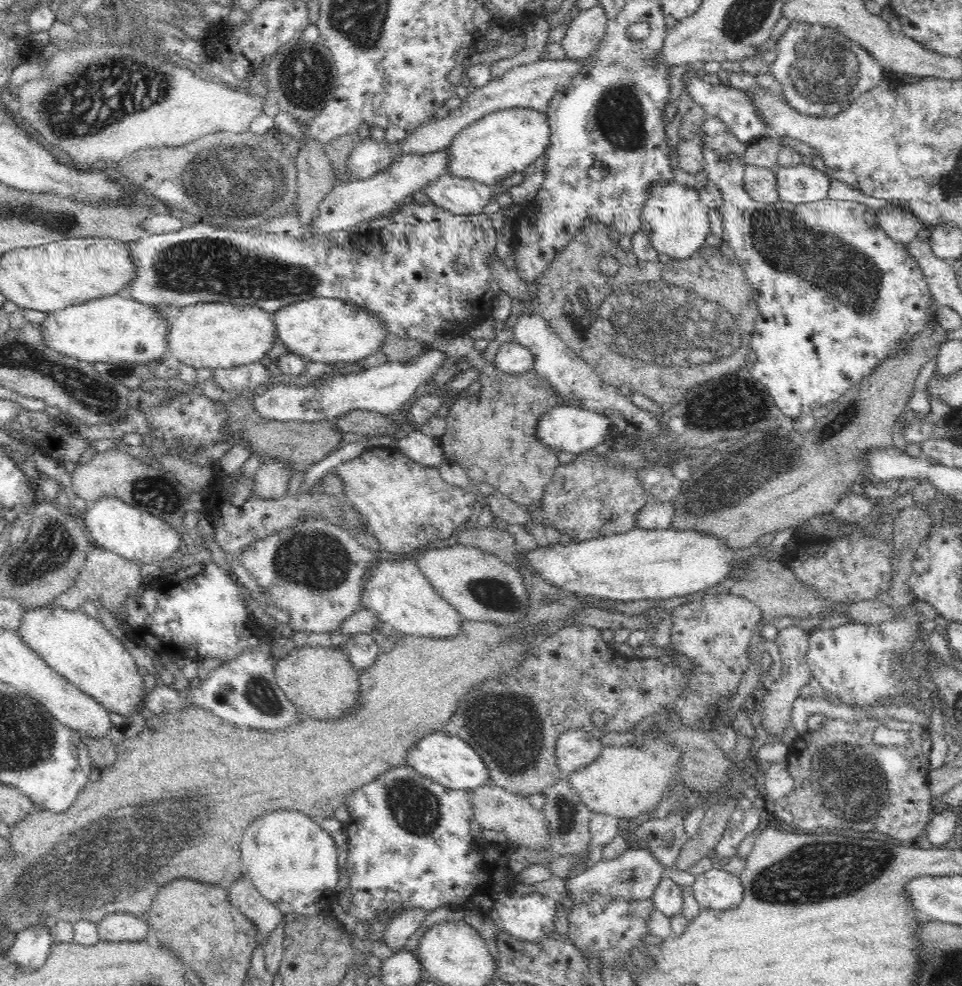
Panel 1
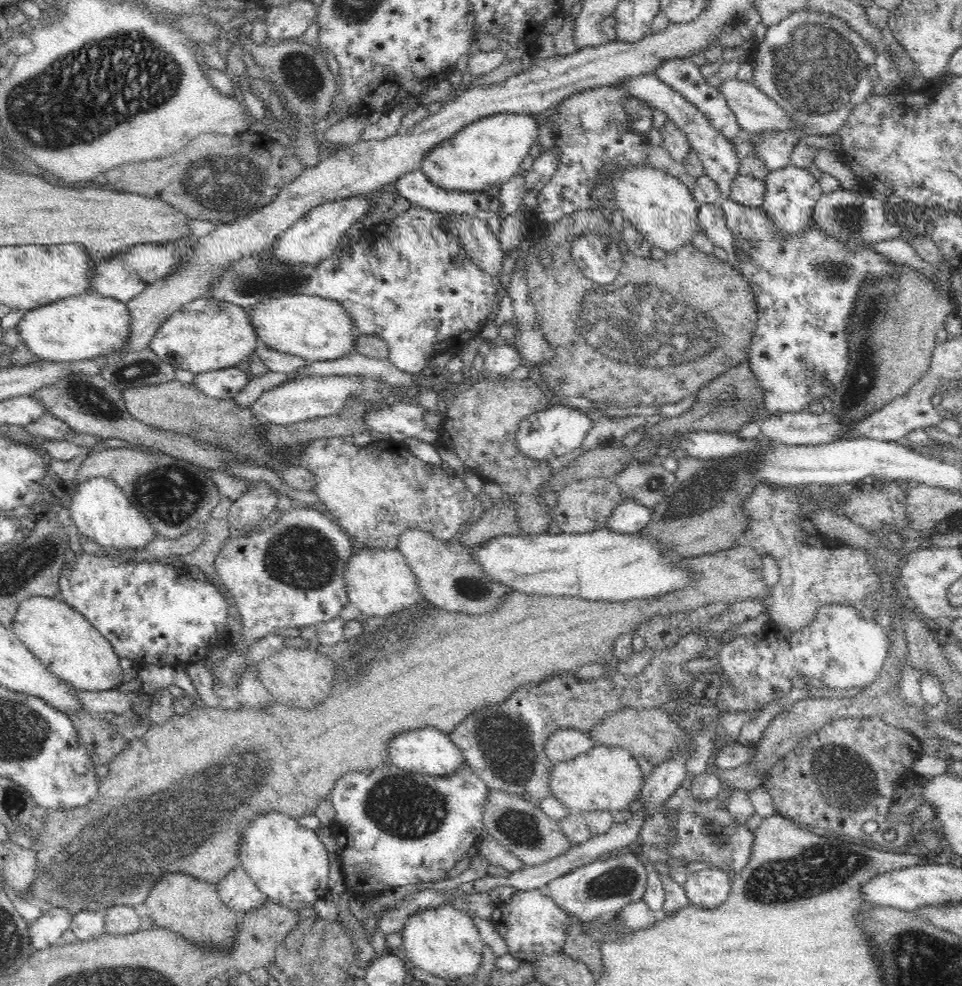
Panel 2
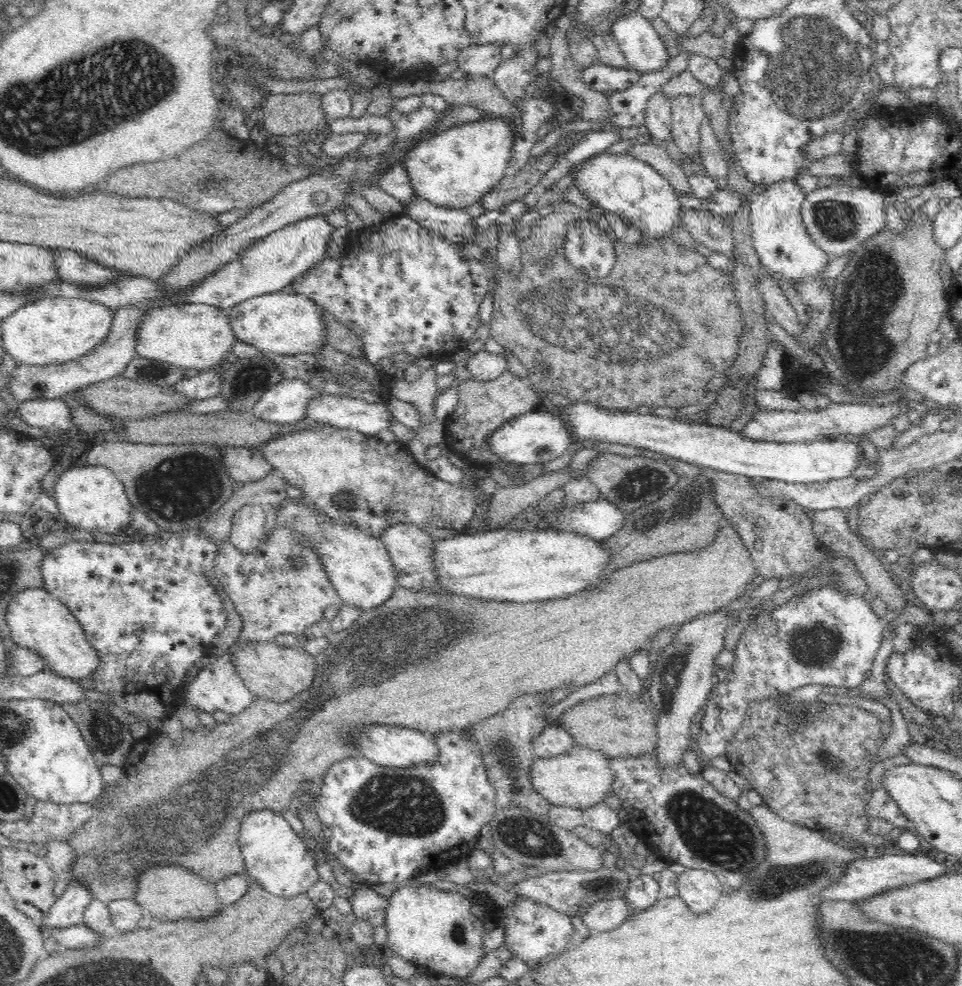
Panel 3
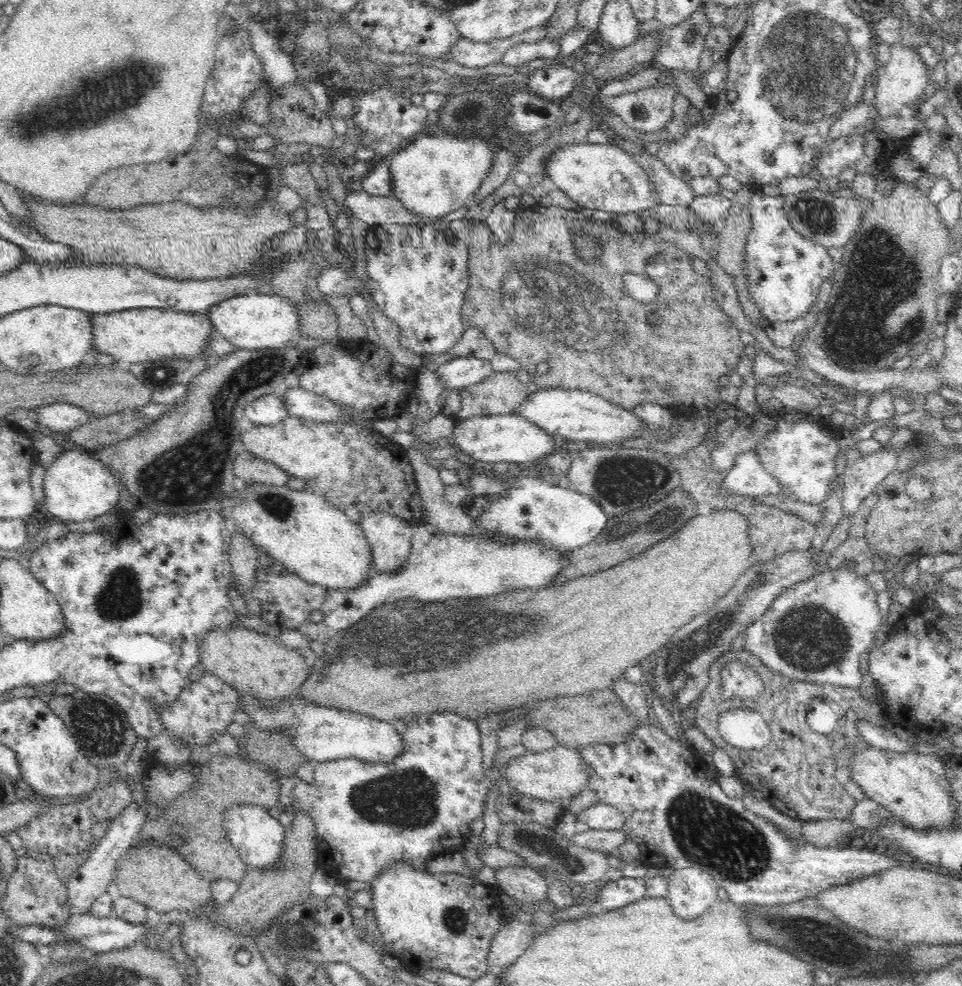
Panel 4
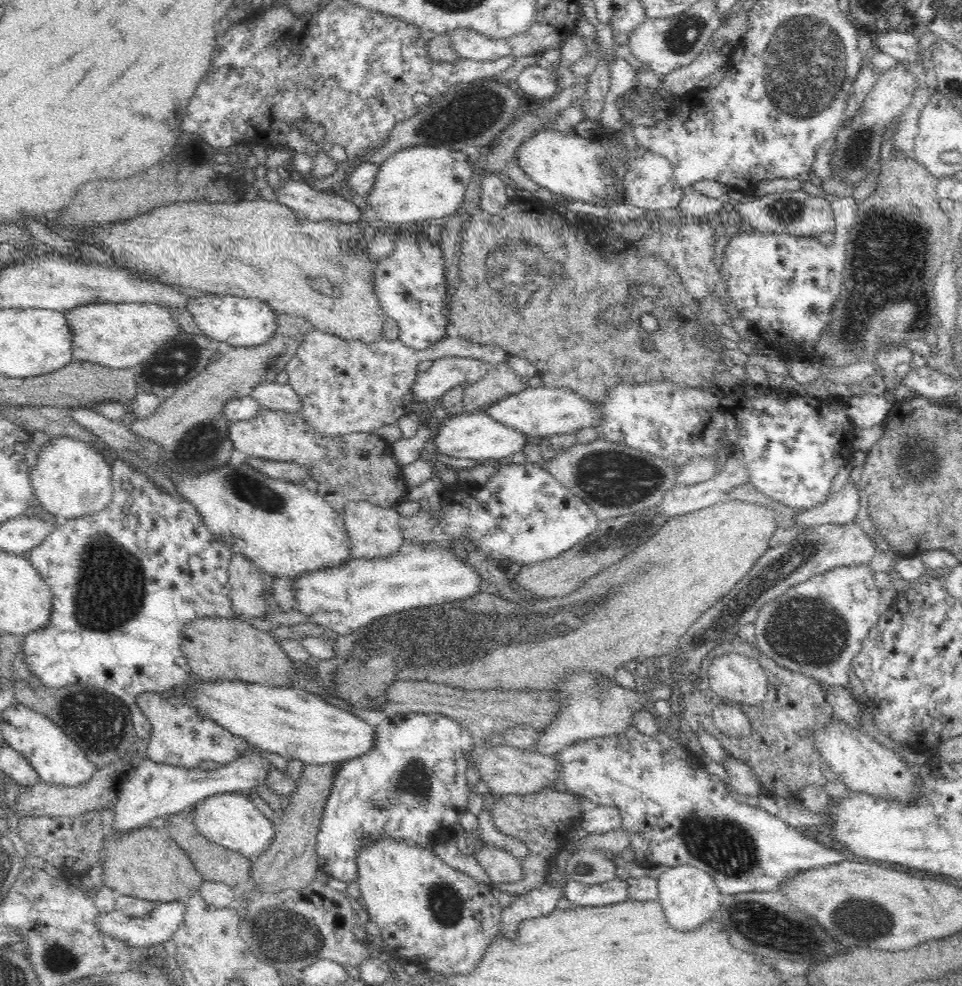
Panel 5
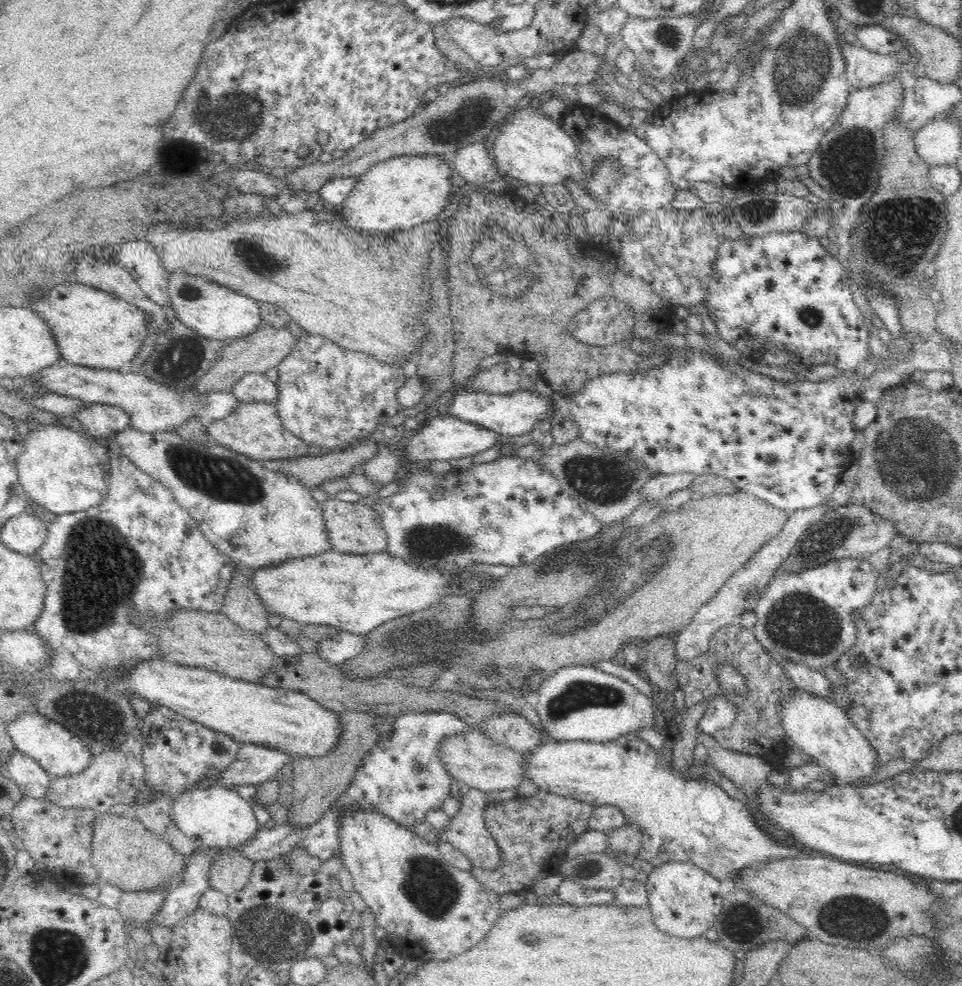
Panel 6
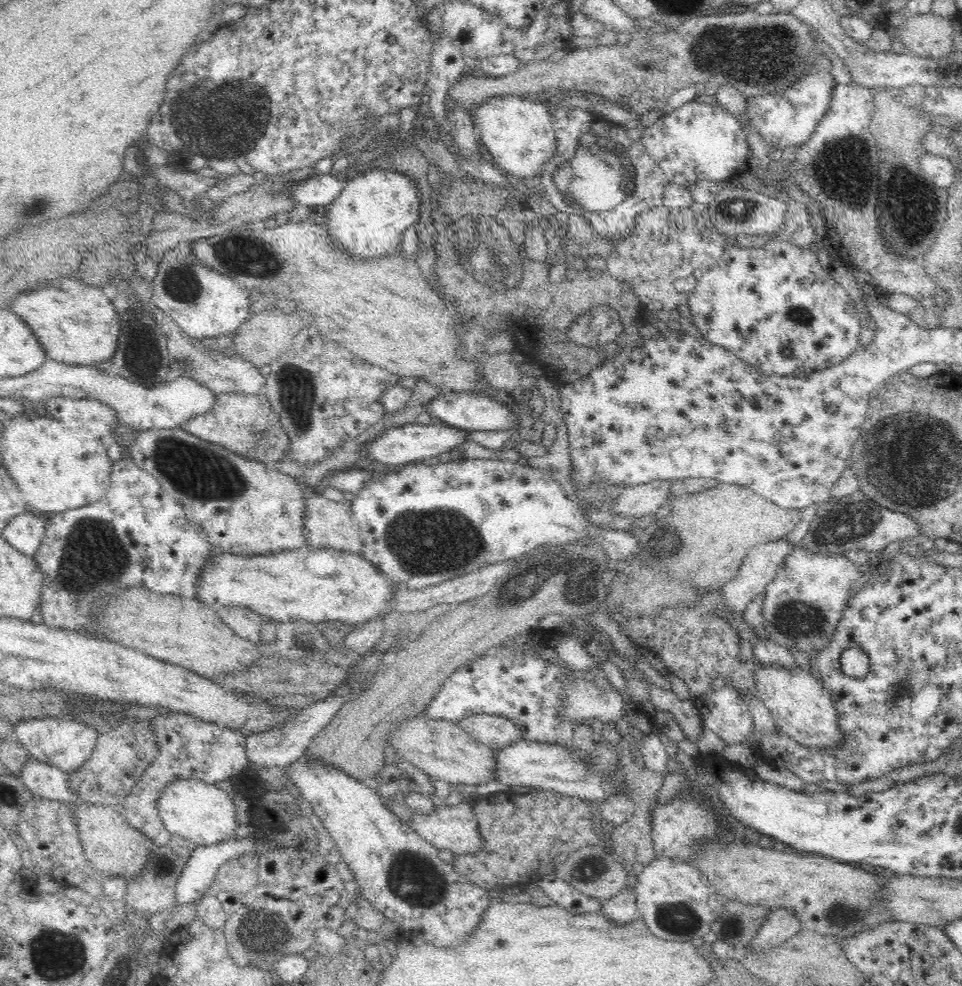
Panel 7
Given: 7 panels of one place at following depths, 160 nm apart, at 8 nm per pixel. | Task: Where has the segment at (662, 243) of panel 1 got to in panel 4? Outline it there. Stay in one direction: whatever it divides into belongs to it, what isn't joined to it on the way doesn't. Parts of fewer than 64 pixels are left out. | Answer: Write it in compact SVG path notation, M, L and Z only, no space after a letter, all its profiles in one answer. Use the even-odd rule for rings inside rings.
M568 144L552 152L546 160L547 184L559 188L584 210L603 211L611 214L629 214L652 210L660 203L648 175L640 167L637 155L620 145Z

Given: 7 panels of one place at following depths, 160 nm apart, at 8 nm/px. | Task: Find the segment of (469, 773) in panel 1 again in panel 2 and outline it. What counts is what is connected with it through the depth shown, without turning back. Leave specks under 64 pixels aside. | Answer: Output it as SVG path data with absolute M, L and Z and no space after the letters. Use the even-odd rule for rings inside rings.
M434 727L415 728L397 734L388 741L388 753L390 762L398 768L423 775L447 777L468 766L462 751L456 747L449 735Z

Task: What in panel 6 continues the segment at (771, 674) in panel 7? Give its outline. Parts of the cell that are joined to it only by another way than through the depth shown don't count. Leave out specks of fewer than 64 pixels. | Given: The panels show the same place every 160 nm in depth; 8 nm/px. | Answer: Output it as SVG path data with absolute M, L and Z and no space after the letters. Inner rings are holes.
M798 689L798 692L782 698L781 709L778 711L789 740L815 763L830 769L837 783L857 784L858 780L867 779L878 771L876 751L848 718L847 711L832 699Z

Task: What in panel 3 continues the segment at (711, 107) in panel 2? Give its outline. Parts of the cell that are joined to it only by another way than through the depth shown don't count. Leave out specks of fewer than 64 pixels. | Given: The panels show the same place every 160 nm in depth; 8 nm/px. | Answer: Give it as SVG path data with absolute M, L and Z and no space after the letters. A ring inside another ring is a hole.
M628 13L613 19L607 27L631 68L640 73L664 68L670 55L647 18Z

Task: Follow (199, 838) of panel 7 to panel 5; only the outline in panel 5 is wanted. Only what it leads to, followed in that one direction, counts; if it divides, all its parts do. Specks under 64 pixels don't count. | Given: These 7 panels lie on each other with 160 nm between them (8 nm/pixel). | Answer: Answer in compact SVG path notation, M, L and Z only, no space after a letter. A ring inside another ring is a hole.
M241 792L215 794L214 796L202 799L192 807L193 813L191 814L191 819L193 819L193 825L202 836L232 851L237 851L246 858L249 858L252 854L260 856L274 838L276 827L272 824L272 820L266 818L266 816L256 808L256 805L250 798L241 794Z

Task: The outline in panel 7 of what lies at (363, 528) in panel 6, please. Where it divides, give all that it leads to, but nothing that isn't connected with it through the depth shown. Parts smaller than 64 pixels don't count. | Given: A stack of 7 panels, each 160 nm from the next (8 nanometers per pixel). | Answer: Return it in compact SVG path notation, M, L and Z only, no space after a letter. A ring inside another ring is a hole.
M318 491L309 492L305 500L304 526L306 542L314 548L359 553L363 547L348 503L328 500Z

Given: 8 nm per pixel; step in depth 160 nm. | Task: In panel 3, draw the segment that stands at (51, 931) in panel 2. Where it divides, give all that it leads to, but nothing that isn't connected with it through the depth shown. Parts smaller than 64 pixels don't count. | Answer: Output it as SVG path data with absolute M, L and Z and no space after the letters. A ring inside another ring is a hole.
M72 881L62 896L52 904L50 912L37 921L41 931L68 928L82 922L86 906L93 900L91 891L84 883Z

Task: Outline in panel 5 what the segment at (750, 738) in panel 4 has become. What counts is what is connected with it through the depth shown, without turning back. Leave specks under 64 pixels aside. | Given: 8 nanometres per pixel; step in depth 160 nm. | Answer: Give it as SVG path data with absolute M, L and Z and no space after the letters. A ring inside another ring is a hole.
M722 702L713 710L712 720L718 730L730 737L752 732L751 722L748 722L747 711L741 705Z

